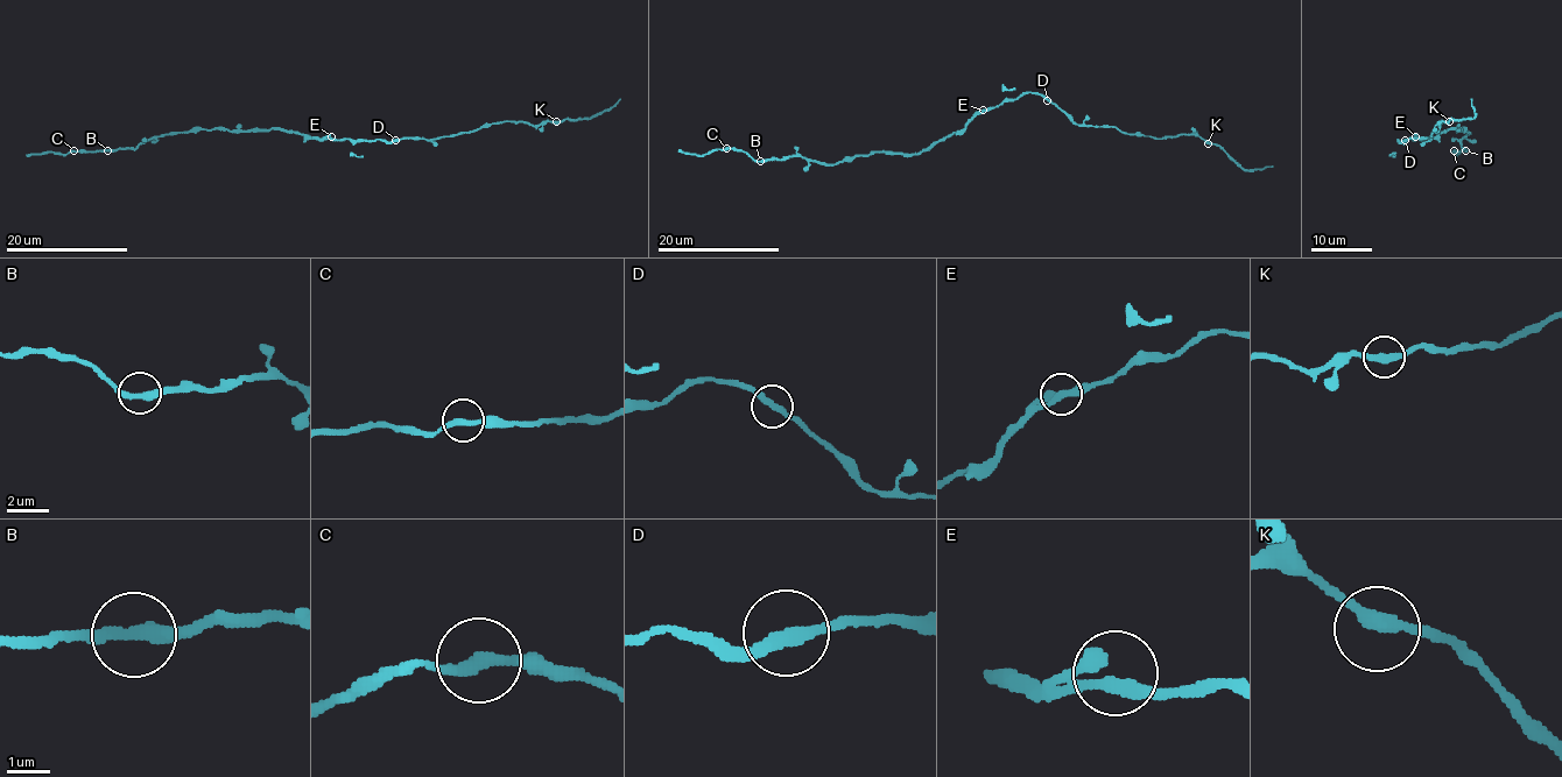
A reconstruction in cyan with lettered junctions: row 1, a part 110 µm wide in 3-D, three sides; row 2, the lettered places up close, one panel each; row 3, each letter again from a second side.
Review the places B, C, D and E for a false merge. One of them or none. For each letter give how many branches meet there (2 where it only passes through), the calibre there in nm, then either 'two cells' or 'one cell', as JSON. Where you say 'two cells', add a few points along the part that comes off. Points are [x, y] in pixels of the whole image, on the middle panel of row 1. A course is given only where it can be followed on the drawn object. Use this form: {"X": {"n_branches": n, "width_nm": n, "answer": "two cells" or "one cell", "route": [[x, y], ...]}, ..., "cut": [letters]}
{"B": {"n_branches": 2, "width_nm": 320, "answer": "one cell"}, "C": {"n_branches": 2, "width_nm": 280, "answer": "one cell"}, "D": {"n_branches": 2, "width_nm": 320, "answer": "one cell"}, "E": {"n_branches": 2, "width_nm": 280, "answer": "one cell"}, "cut": []}

